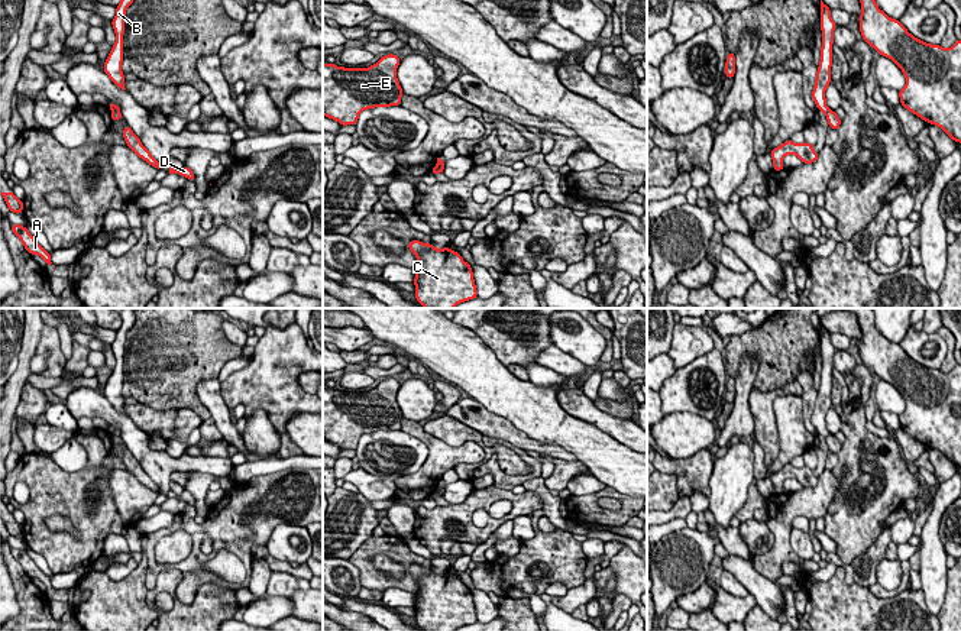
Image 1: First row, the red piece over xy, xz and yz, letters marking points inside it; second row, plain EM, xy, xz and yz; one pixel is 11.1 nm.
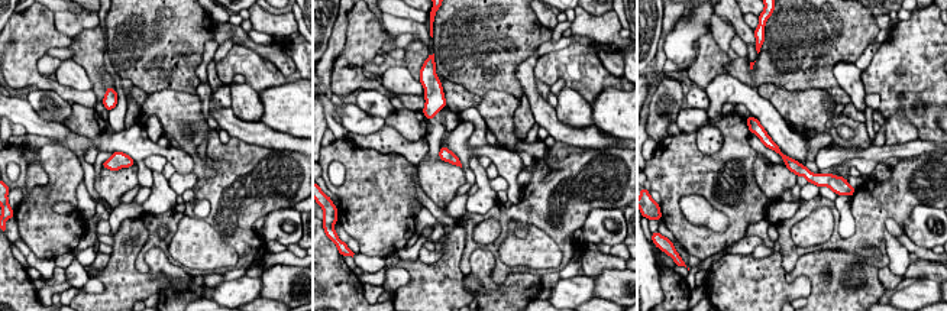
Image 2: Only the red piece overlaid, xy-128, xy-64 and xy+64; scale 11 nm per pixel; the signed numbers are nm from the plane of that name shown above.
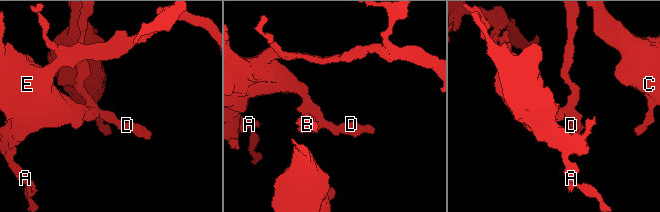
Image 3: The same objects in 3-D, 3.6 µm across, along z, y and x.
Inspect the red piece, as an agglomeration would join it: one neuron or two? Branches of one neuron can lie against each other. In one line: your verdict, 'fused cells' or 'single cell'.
fused cells

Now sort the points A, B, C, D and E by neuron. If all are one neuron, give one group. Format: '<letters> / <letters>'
A D E / B C

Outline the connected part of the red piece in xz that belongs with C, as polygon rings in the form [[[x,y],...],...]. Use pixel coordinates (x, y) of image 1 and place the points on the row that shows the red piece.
[[[411,240],[408,249],[417,256],[415,298],[424,308],[454,308],[457,304],[478,298],[472,266],[447,246],[436,249],[433,243]]]

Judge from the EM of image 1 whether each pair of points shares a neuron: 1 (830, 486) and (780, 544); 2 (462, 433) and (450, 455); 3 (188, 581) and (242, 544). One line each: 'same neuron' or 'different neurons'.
1: same neuron
2: different neurons
3: same neuron

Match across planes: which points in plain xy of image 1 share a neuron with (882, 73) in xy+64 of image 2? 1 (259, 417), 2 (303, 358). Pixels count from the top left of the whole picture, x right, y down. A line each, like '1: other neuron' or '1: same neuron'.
1: other neuron
2: same neuron

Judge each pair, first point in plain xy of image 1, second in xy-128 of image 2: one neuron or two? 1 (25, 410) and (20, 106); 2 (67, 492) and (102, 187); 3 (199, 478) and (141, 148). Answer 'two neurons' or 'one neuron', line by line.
1: two neurons
2: two neurons
3: one neuron

